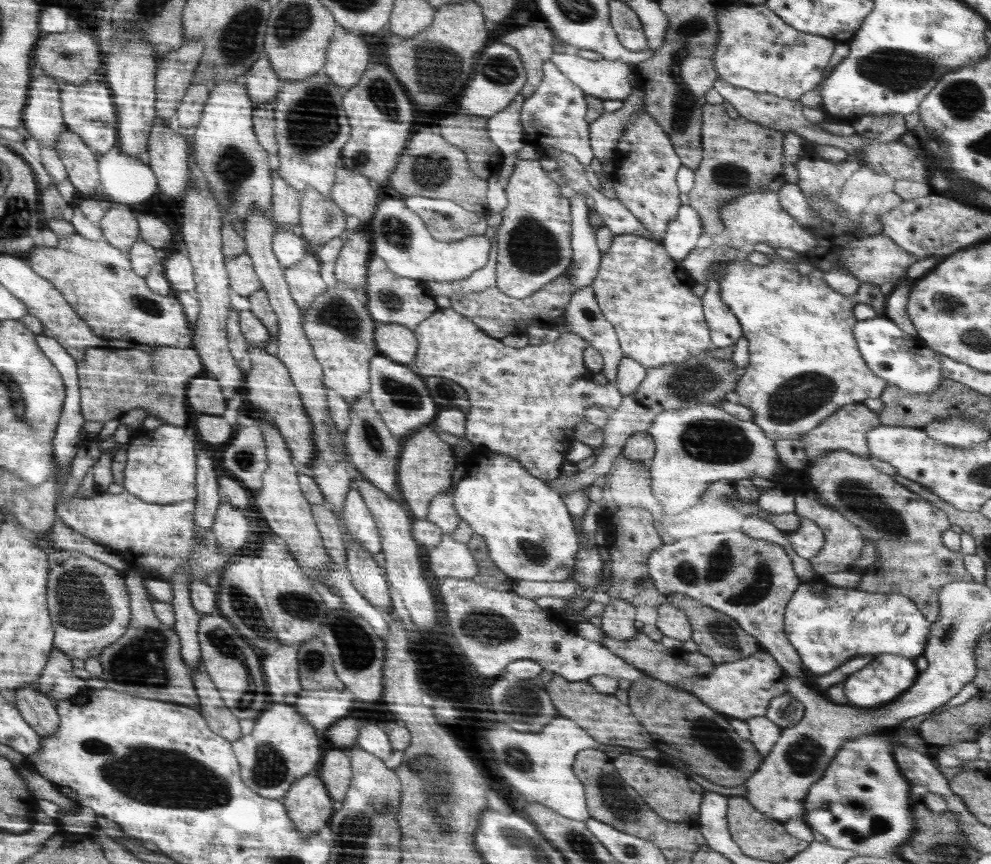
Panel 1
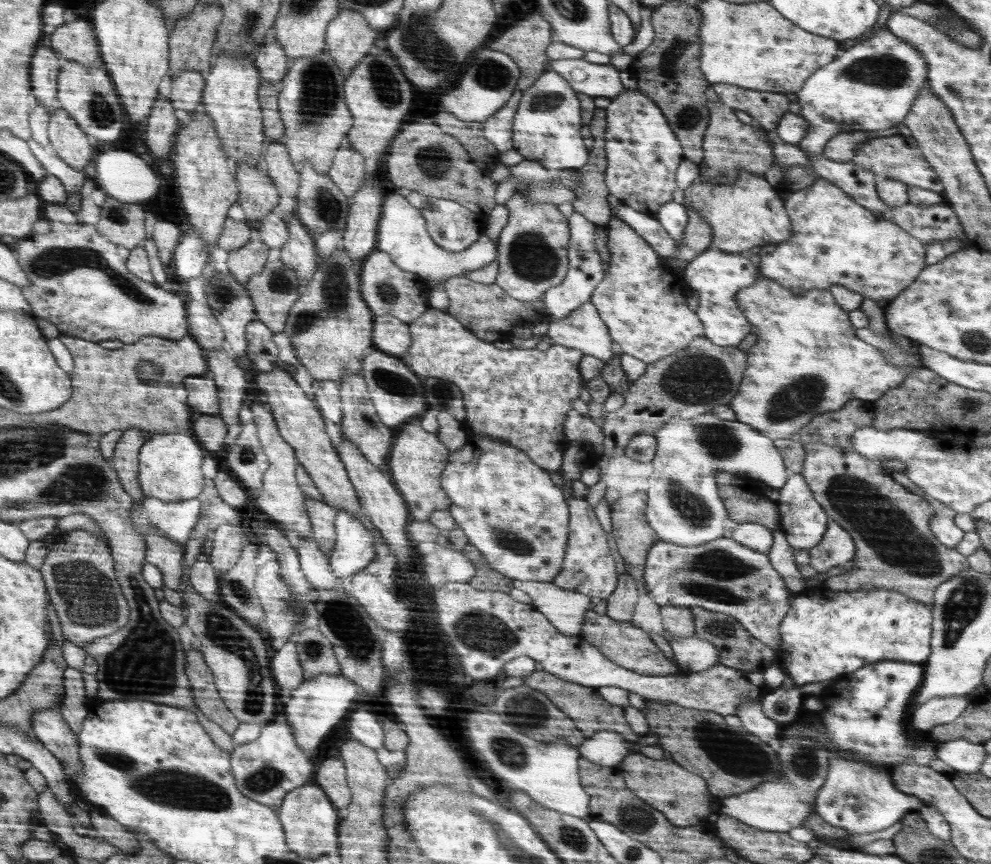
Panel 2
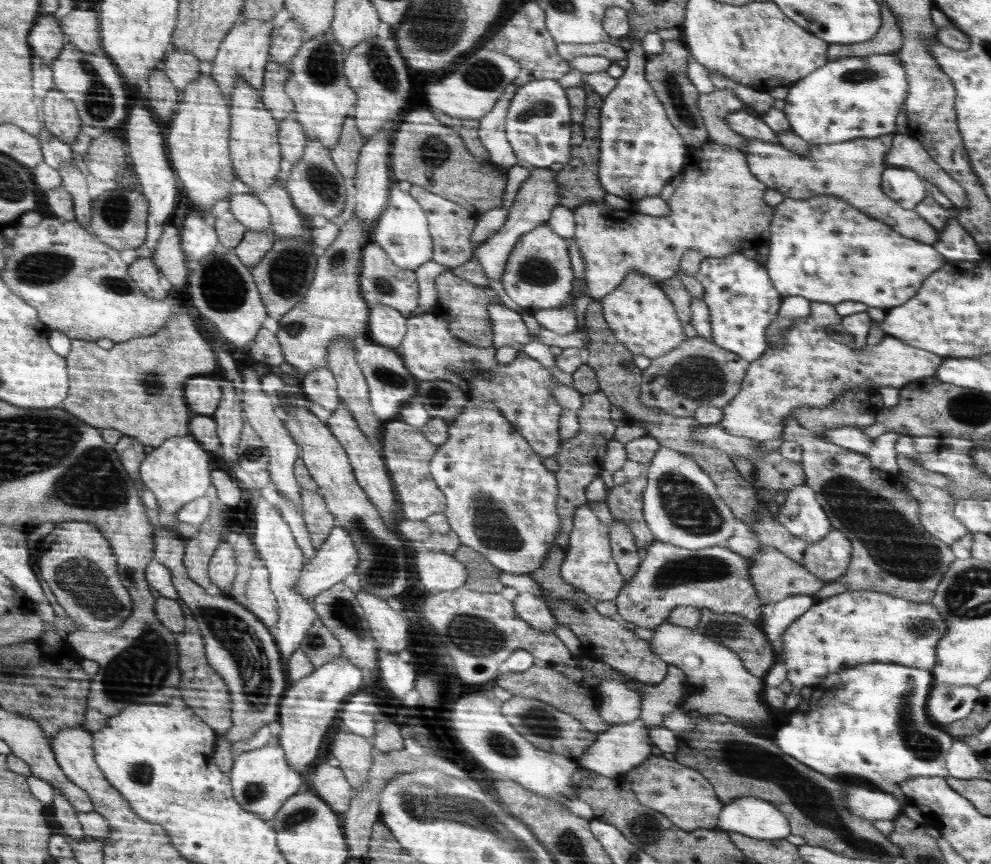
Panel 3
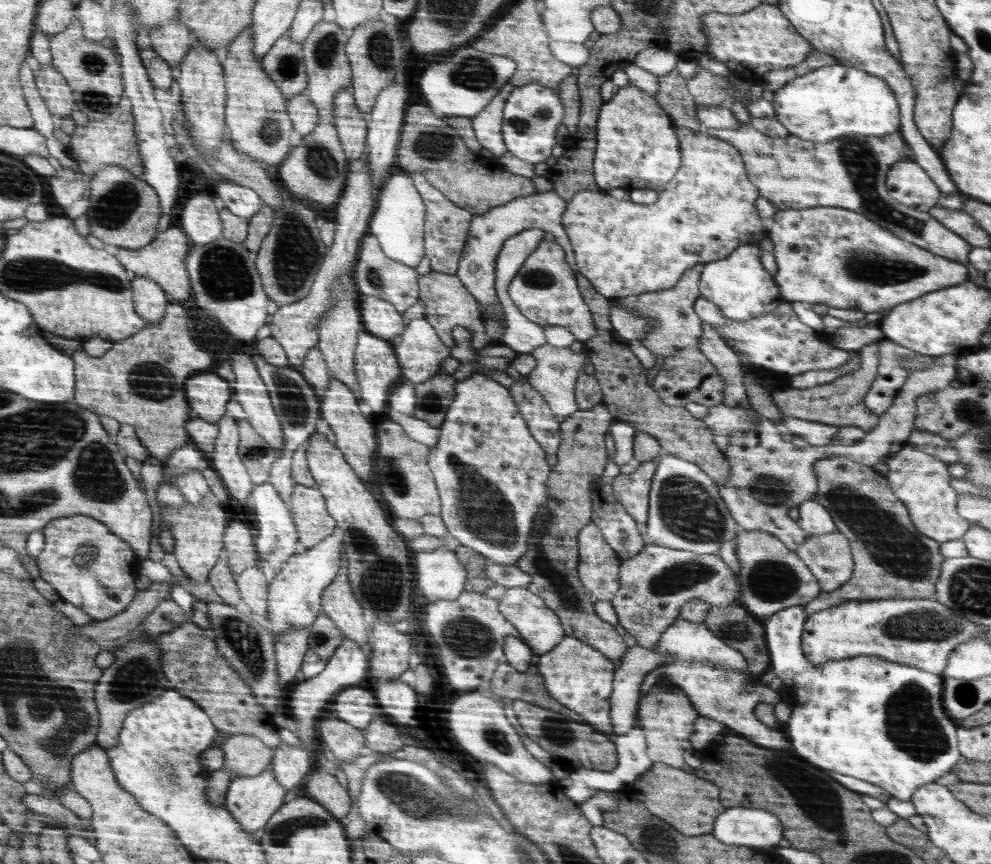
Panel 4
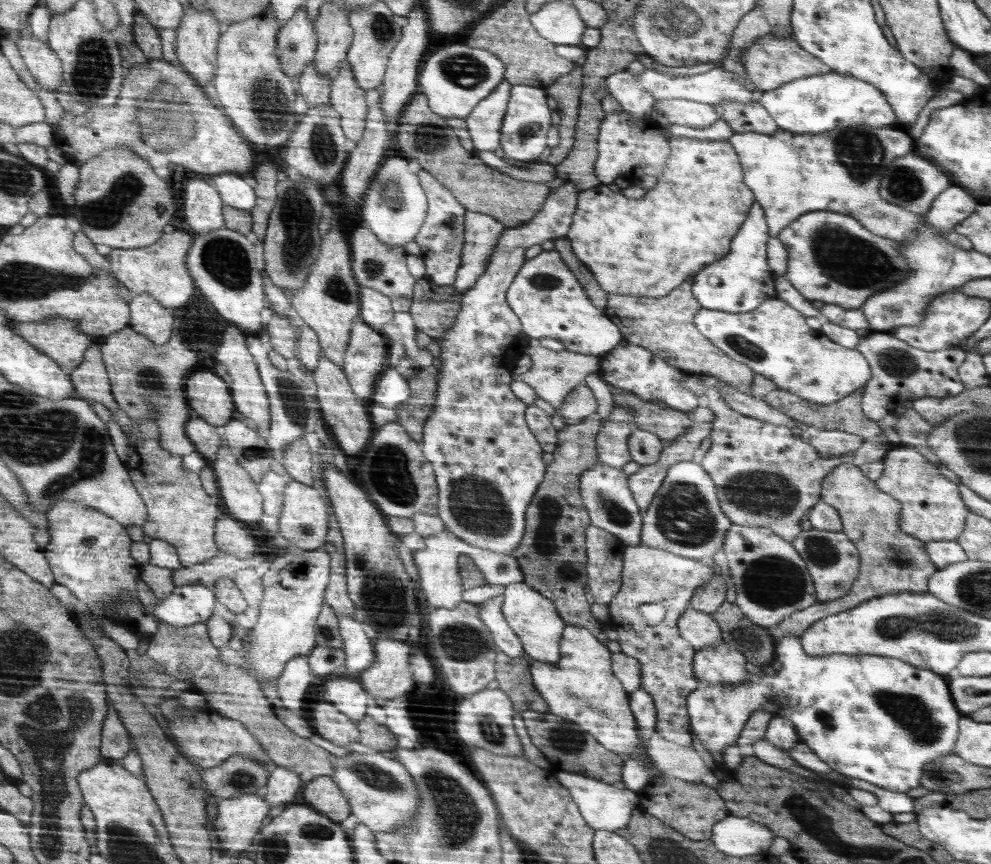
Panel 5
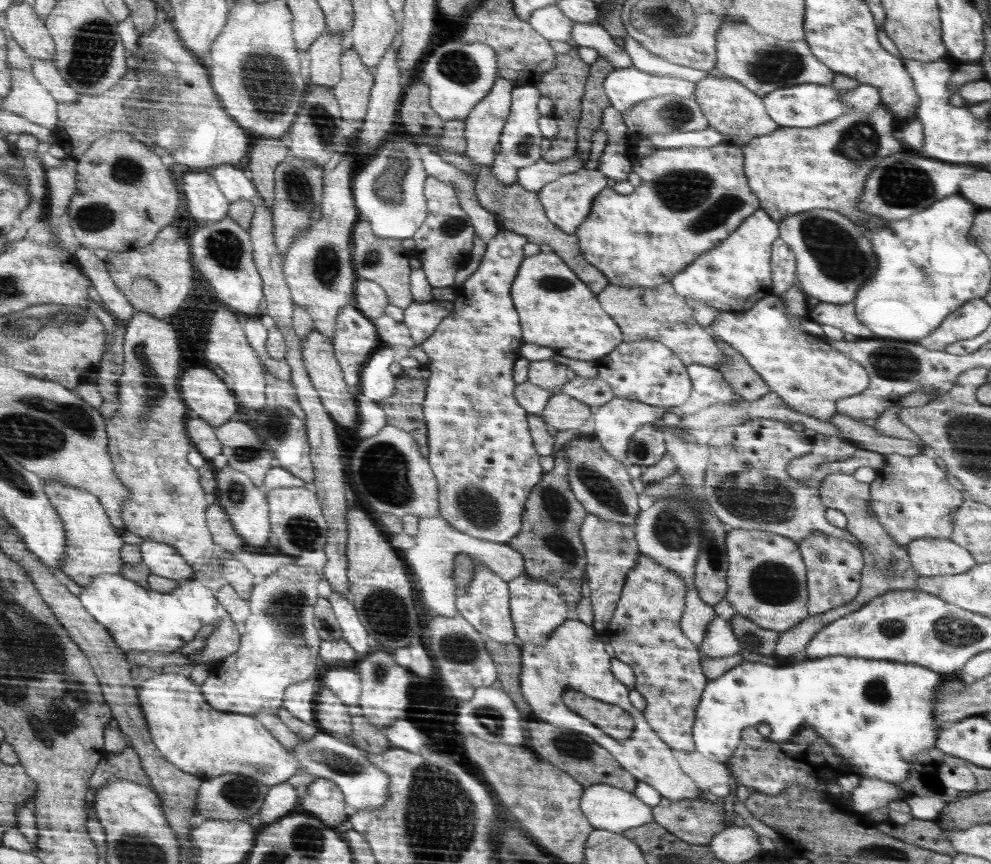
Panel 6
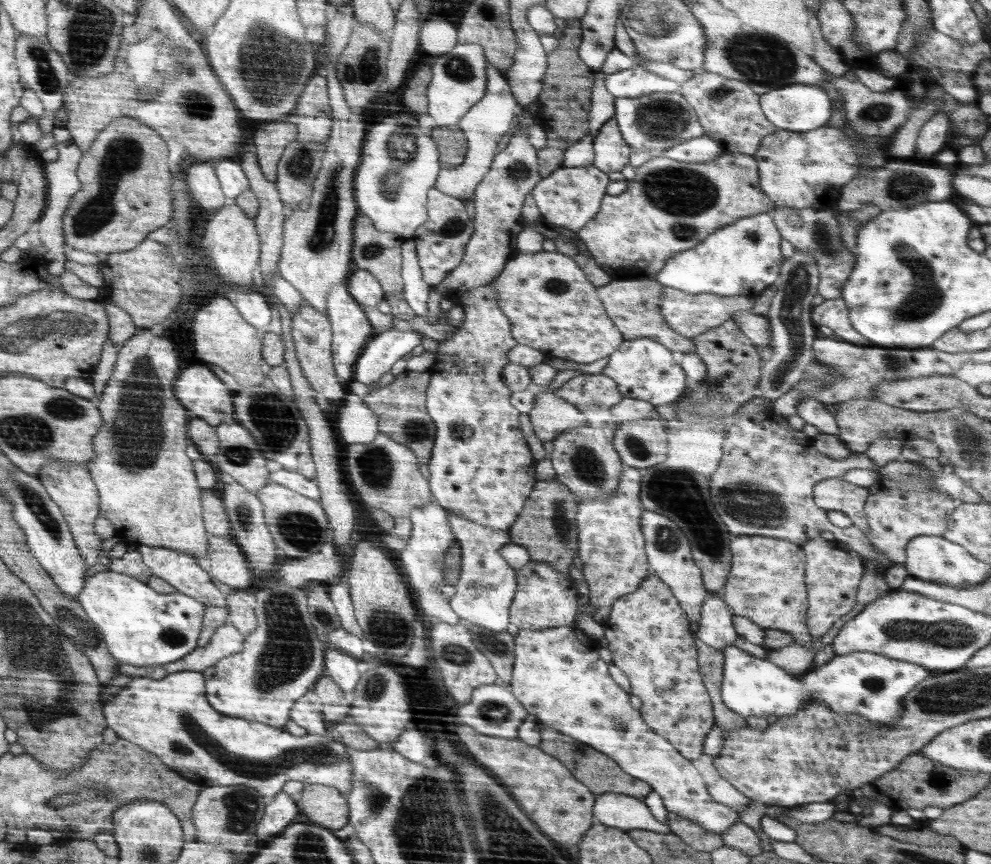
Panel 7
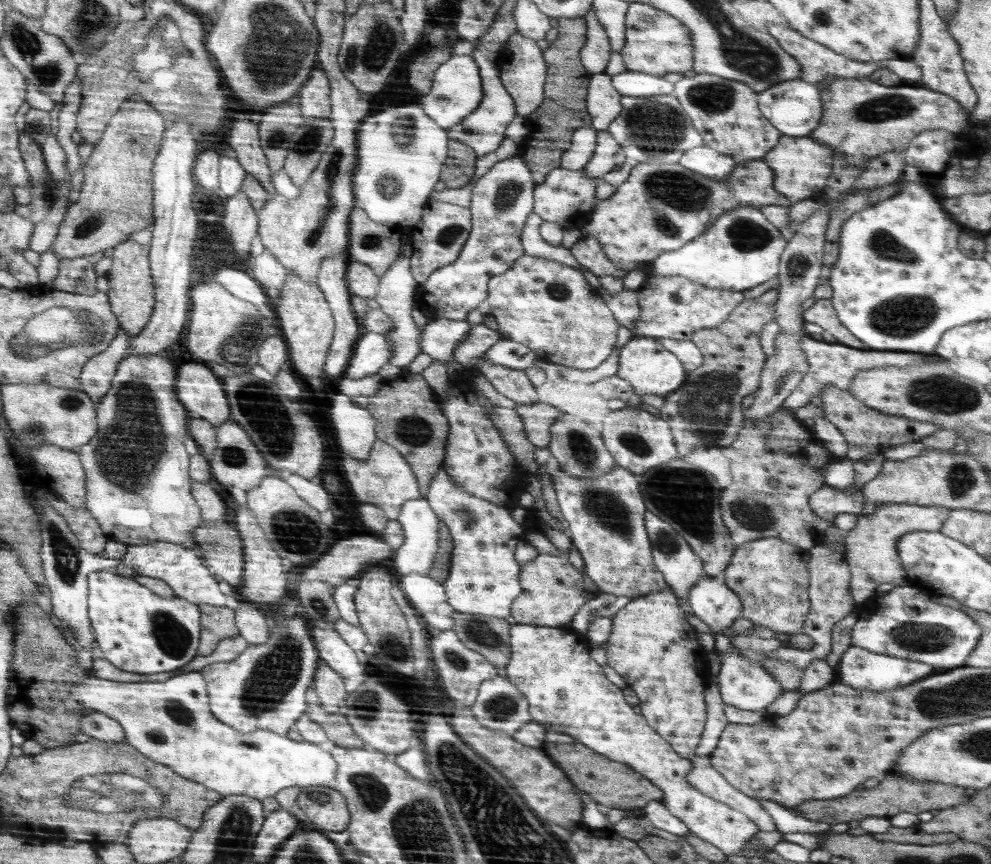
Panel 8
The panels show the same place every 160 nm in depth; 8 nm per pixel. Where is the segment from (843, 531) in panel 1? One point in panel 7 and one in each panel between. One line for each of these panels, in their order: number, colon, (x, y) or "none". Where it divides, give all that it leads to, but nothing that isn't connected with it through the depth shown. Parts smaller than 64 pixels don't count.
2: (836, 548)
3: (828, 559)
4: (828, 556)
5: (832, 560)
6: (833, 565)
7: (833, 571)

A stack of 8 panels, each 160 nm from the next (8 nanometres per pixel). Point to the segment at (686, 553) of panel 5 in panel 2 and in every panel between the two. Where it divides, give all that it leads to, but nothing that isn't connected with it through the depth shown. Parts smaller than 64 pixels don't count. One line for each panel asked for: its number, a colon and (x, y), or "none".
2: (684, 507)
3: (682, 507)
4: (686, 512)

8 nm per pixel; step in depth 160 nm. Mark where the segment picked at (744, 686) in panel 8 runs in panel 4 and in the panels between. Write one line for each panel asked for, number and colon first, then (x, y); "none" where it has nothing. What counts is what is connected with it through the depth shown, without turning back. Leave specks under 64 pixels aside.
4: (884, 722)
5: (880, 719)
6: (877, 715)
7: (873, 686)

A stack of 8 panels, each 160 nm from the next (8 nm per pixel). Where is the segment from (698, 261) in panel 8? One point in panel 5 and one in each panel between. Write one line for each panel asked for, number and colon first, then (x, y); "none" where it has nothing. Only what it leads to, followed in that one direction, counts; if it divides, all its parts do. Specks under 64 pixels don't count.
5: (738, 282)
6: (733, 276)
7: (743, 258)

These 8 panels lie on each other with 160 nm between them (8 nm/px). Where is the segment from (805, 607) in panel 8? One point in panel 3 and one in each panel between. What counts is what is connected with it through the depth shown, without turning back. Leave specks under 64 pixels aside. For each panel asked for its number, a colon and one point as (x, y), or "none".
3: (775, 576)
4: (772, 577)
5: (772, 582)
6: (766, 579)
7: (766, 583)

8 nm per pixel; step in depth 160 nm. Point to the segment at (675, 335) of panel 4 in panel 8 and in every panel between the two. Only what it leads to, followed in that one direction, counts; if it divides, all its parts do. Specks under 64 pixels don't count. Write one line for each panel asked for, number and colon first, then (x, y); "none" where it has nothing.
5: (666, 324)
6: (659, 313)
7: (633, 304)
8: (626, 309)

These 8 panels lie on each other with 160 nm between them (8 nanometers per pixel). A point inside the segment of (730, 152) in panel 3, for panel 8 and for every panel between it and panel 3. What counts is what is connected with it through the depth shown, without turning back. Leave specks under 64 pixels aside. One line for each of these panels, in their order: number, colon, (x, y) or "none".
4: (708, 209)
5: (649, 246)
6: (691, 199)
7: (670, 206)
8: (659, 208)

